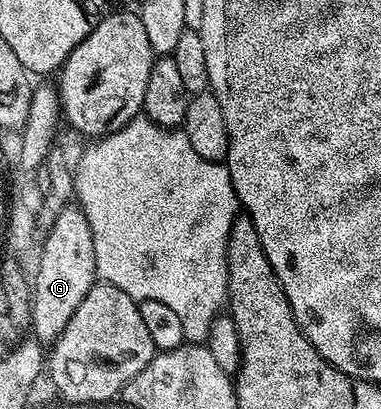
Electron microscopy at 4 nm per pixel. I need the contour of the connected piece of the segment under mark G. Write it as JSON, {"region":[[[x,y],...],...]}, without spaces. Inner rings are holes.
{"region":[[[67,203],[59,211],[58,216],[49,222],[49,225],[50,234],[47,235],[46,242],[42,245],[42,254],[38,257],[38,270],[35,271],[34,275],[32,273],[32,292],[30,295],[29,332],[32,334],[33,340],[39,341],[44,347],[49,347],[54,344],[56,339],[60,339],[64,327],[68,327],[68,319],[72,319],[76,307],[80,307],[80,303],[84,303],[84,295],[88,295],[88,291],[96,284],[98,277],[92,231],[88,227],[88,219],[84,215],[84,211],[77,204]]]}

